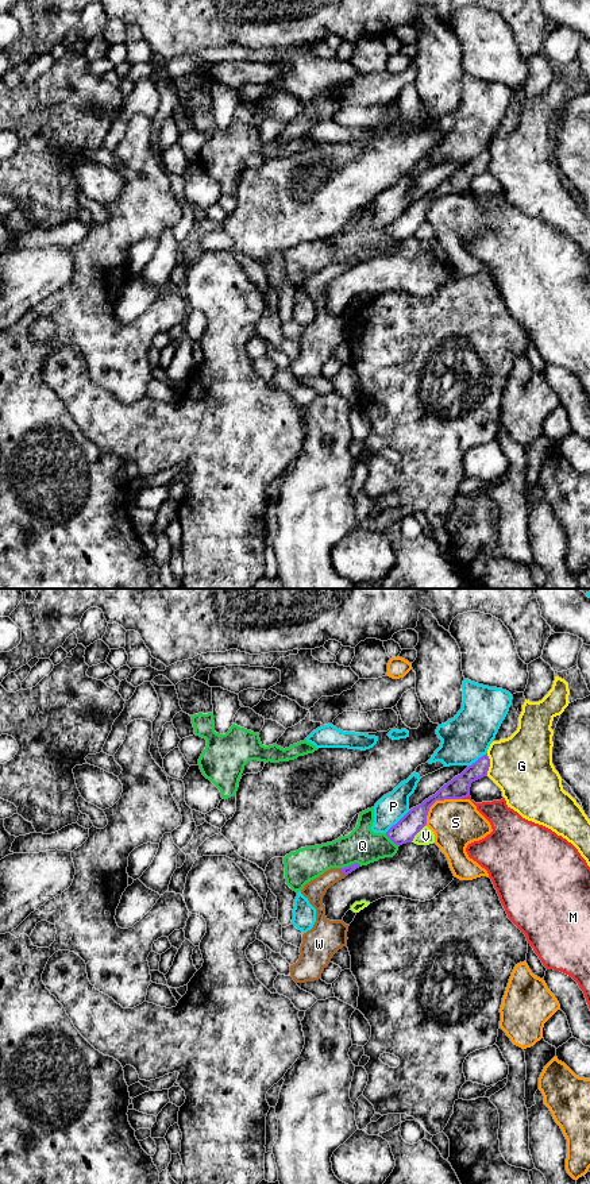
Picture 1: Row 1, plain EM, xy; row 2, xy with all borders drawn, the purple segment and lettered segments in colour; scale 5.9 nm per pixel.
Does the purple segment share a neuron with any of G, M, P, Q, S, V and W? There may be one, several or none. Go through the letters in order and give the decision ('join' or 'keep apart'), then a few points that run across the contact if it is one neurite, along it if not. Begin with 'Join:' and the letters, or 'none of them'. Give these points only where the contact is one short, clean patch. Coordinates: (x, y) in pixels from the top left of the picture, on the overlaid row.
Join: W
G: keep apart
M: keep apart
P: keep apart
Q: keep apart
S: keep apart; line xy (462, 798), (438, 799), (430, 808), (424, 825)
V: keep apart
W: join; line xy (347, 870), (343, 872), (332, 875), (315, 890)

